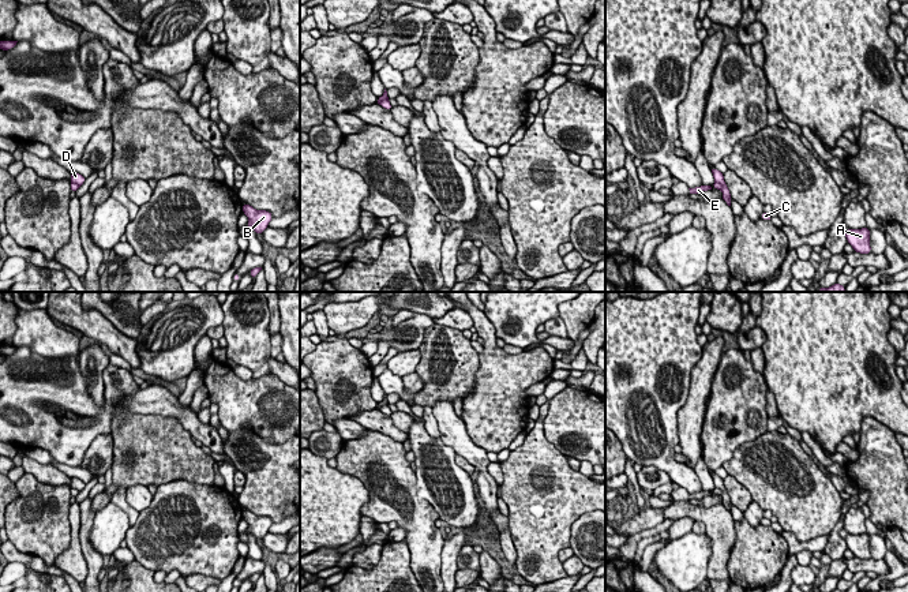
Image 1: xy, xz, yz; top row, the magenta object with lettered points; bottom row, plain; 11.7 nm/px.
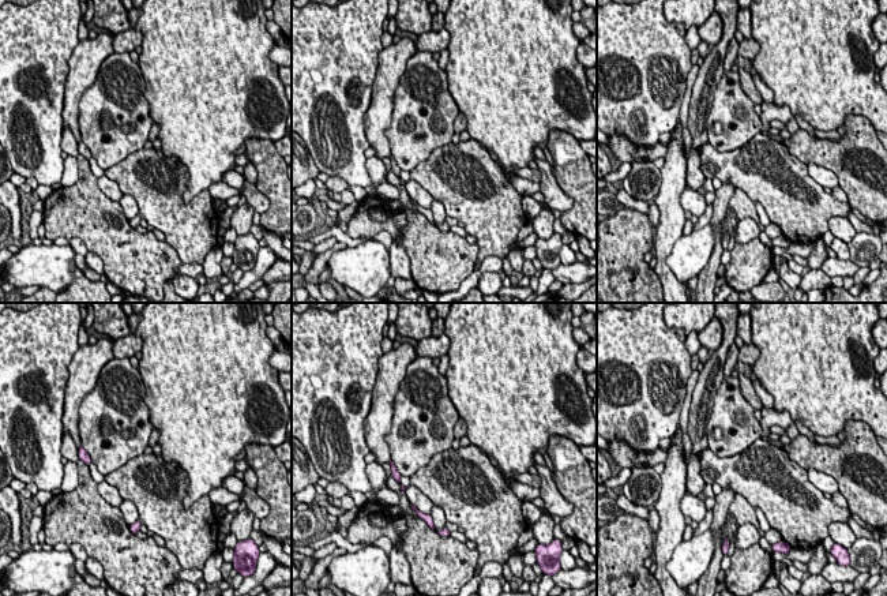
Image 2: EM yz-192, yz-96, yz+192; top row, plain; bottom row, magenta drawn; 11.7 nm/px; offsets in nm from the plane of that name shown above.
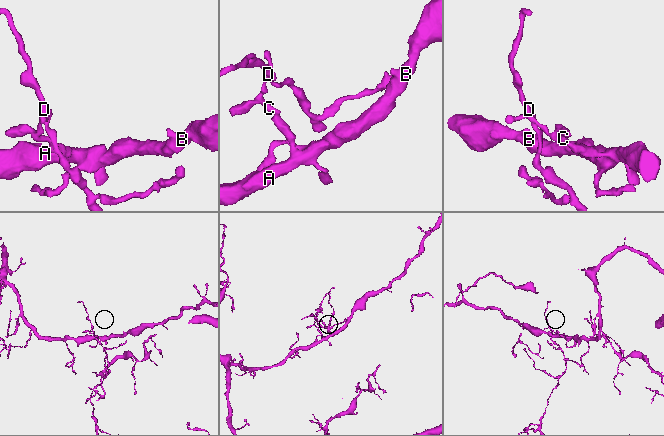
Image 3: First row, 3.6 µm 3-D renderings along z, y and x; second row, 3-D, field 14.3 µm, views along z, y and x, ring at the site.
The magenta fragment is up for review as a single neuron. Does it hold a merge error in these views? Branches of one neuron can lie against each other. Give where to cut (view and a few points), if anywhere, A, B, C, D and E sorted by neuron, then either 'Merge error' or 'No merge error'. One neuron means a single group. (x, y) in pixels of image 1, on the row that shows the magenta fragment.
Split along yz (715, 180), (721, 186), (721, 190). Groups: A B C E / D. Merge error

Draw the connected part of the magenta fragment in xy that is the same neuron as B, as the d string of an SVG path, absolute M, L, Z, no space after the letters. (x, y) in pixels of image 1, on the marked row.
M243 203L243 213L248 217L248 228L255 231L258 235L262 235L263 231L269 226L269 222L273 218L273 214L267 210L256 210L252 206Z

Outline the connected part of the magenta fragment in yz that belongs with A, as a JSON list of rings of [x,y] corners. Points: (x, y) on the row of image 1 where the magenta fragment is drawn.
[[[848,228],[845,231],[847,241],[852,246],[853,251],[859,254],[870,254],[870,229],[862,228],[862,229],[851,229]]]

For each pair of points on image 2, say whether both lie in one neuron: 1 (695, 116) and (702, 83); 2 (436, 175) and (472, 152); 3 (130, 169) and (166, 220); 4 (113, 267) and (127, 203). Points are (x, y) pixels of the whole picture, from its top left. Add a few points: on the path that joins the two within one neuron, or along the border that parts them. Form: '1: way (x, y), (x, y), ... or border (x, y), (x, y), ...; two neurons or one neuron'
1: way (699, 108), (702, 92); one neuron
2: way (444, 175), (448, 175), (463, 160); one neuron
3: way (142, 182), (160, 199), (164, 207); one neuron
4: border (119, 202), (128, 220); two neurons

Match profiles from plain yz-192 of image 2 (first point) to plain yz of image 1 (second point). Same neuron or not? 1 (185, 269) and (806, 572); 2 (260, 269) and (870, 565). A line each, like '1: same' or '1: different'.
1: different
2: different

